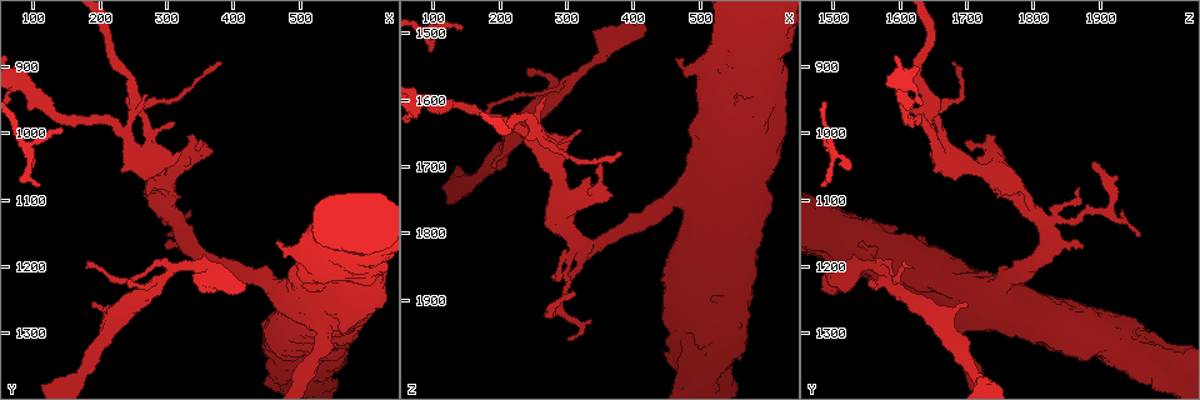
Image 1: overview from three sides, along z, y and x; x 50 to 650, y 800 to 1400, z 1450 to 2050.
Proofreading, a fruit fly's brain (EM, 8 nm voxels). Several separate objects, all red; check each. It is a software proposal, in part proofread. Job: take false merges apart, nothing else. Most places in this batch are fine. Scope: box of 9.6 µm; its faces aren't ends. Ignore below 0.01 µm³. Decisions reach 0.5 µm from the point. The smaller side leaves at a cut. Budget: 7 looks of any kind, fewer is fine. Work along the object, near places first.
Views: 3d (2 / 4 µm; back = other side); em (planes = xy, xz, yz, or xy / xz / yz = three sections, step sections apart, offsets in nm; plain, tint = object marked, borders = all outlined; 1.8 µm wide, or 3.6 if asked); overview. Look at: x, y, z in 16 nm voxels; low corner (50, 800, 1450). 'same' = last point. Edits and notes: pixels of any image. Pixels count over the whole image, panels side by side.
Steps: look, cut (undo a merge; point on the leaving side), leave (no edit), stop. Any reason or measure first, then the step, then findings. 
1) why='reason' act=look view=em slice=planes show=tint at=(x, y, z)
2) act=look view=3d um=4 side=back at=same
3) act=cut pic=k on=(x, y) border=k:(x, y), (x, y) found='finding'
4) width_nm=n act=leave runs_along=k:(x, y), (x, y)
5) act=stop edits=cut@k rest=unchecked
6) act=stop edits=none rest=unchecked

why='arms run side by side' act=look view=3d um=2 at=(305, 1205, 1565)

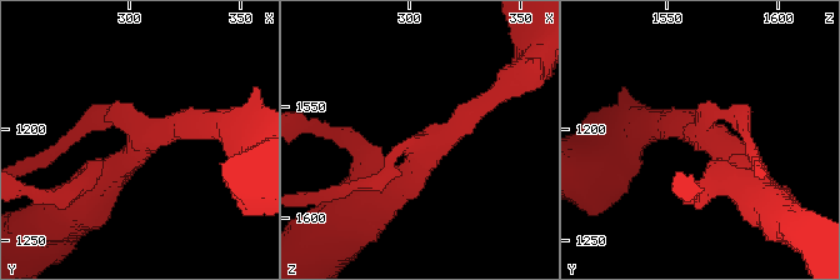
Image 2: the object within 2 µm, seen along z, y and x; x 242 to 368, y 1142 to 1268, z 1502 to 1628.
arms=3 act=look view=em um=3.6 slice=planes show=tint at=(306, 1204, 1568)

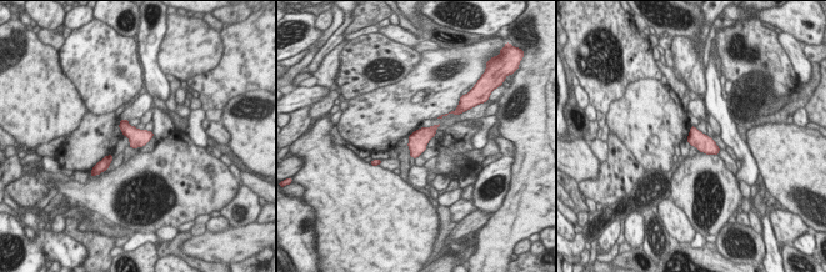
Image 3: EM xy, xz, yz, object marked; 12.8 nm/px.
act=leave found='all the same neuron'

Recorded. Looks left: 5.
why='sharp bend' act=look view=3d um=2 at=(255, 965, 1650)

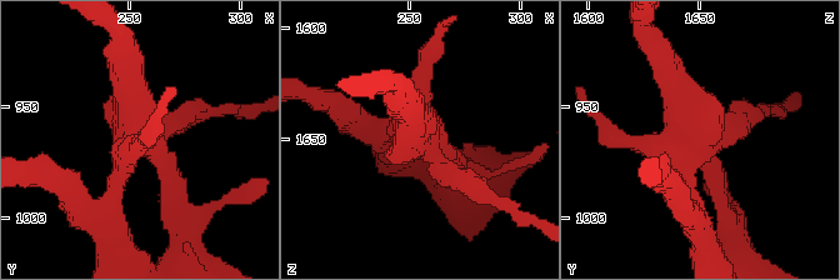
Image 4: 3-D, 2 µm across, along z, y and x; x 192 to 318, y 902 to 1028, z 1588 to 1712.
act=look view=em slice=xy step=8 show=tint at=(259, 967, 1653)

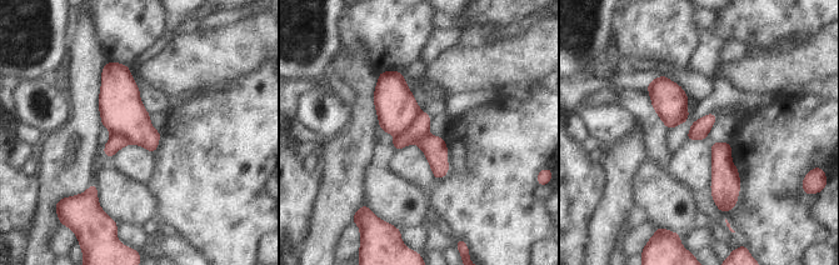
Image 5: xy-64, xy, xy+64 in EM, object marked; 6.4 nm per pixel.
arms=3 act=leave found='one neuron here'

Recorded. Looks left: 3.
why='arms part here' act=look view=em slice=planes show=tint at=(100, 1015, 1495)

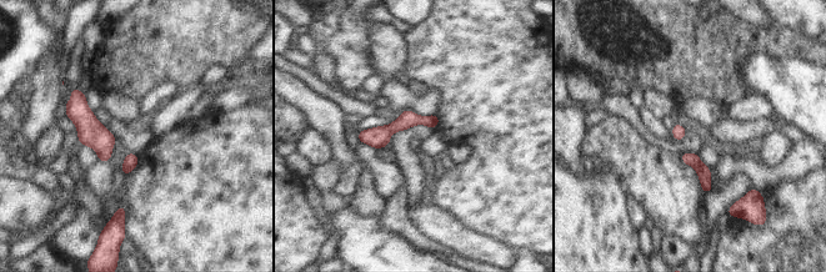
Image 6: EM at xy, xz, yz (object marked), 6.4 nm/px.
act=leave runs_along=6:(435, 120), (361, 136) found='one neuron here'

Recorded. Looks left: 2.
act=stop edits=none rest=unchecked

